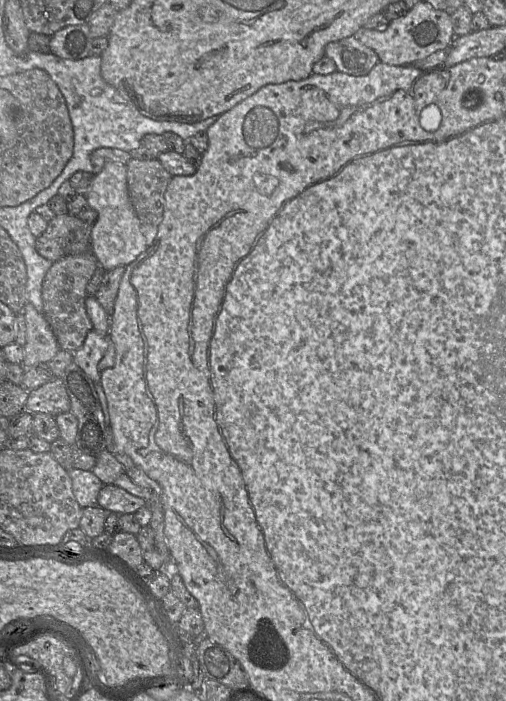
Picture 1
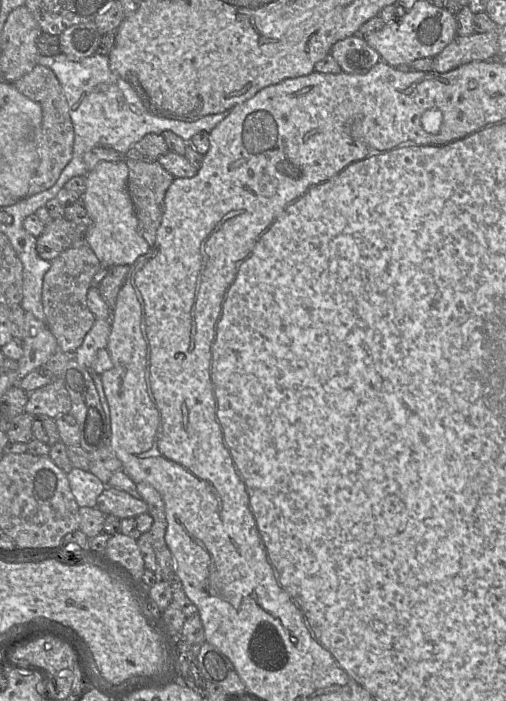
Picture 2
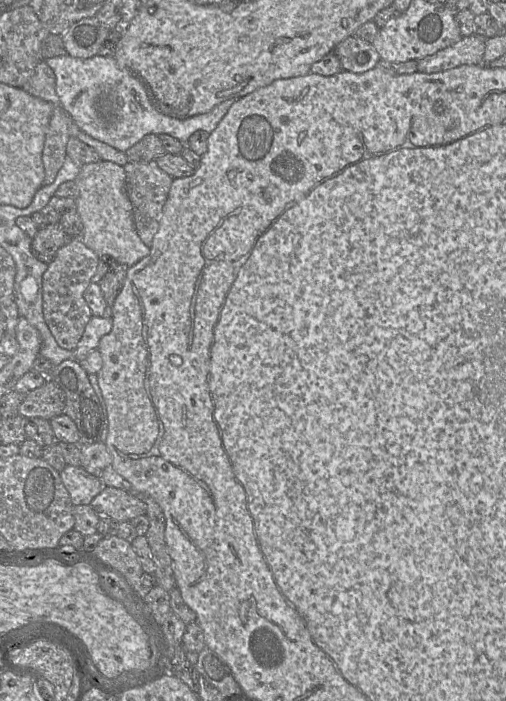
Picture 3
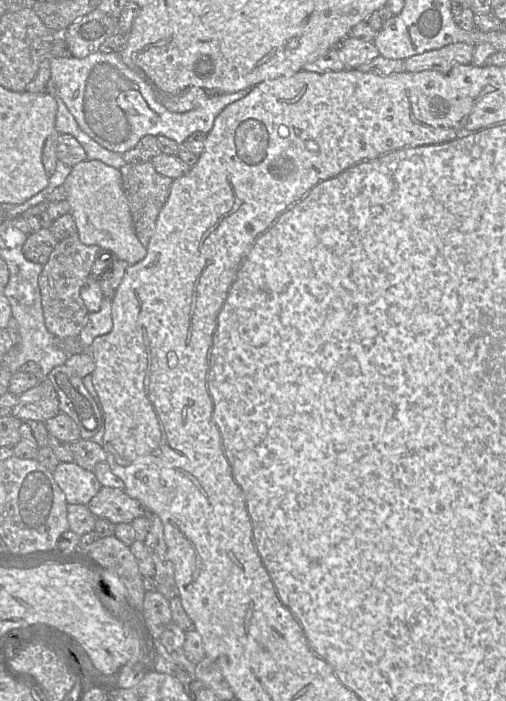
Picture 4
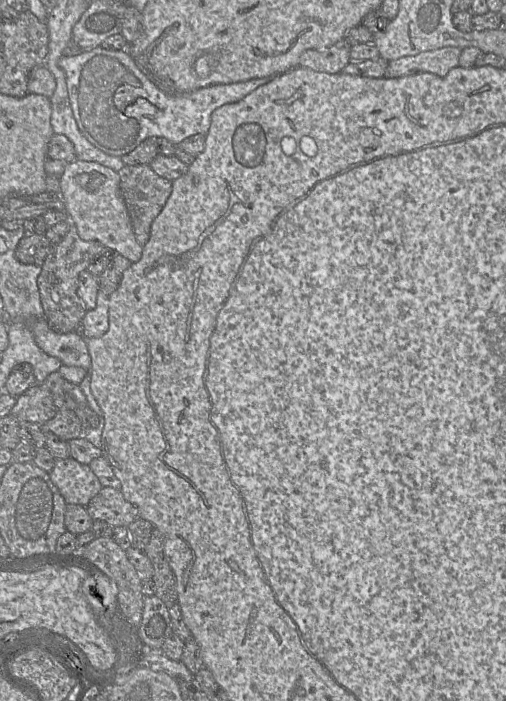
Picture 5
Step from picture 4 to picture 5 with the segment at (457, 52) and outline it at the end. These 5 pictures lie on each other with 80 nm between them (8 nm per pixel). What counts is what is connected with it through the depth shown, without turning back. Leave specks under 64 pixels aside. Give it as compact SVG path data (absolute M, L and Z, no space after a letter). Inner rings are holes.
M448 46L390 61L385 77L396 78L417 73L445 77L452 68L459 66L461 51L461 48Z

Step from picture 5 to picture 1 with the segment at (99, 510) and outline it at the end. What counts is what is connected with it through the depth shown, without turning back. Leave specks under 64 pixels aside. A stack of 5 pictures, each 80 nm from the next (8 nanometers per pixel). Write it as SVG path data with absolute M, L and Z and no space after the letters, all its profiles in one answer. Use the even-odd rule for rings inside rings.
M106 484L99 492L97 505L107 512L122 515L135 514L140 508L146 506L147 502L115 484Z

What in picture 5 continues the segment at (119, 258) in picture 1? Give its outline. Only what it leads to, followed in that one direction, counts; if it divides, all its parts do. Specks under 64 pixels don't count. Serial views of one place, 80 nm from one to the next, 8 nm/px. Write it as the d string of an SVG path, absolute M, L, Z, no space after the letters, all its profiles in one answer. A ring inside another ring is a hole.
M74 160L68 163L60 177L60 197L63 209L69 219L77 228L82 240L97 241L107 249L111 249L132 263L142 257L143 246L136 239L130 215L120 190L120 176L118 172L94 161Z

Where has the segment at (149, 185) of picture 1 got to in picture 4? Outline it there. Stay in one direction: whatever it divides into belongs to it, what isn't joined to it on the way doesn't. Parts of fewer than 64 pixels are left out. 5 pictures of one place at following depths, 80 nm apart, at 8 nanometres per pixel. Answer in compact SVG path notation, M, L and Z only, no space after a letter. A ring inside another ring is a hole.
M151 161L126 163L120 168L122 187L128 199L136 235L147 247L156 228L158 215L170 194L173 179L158 173Z

